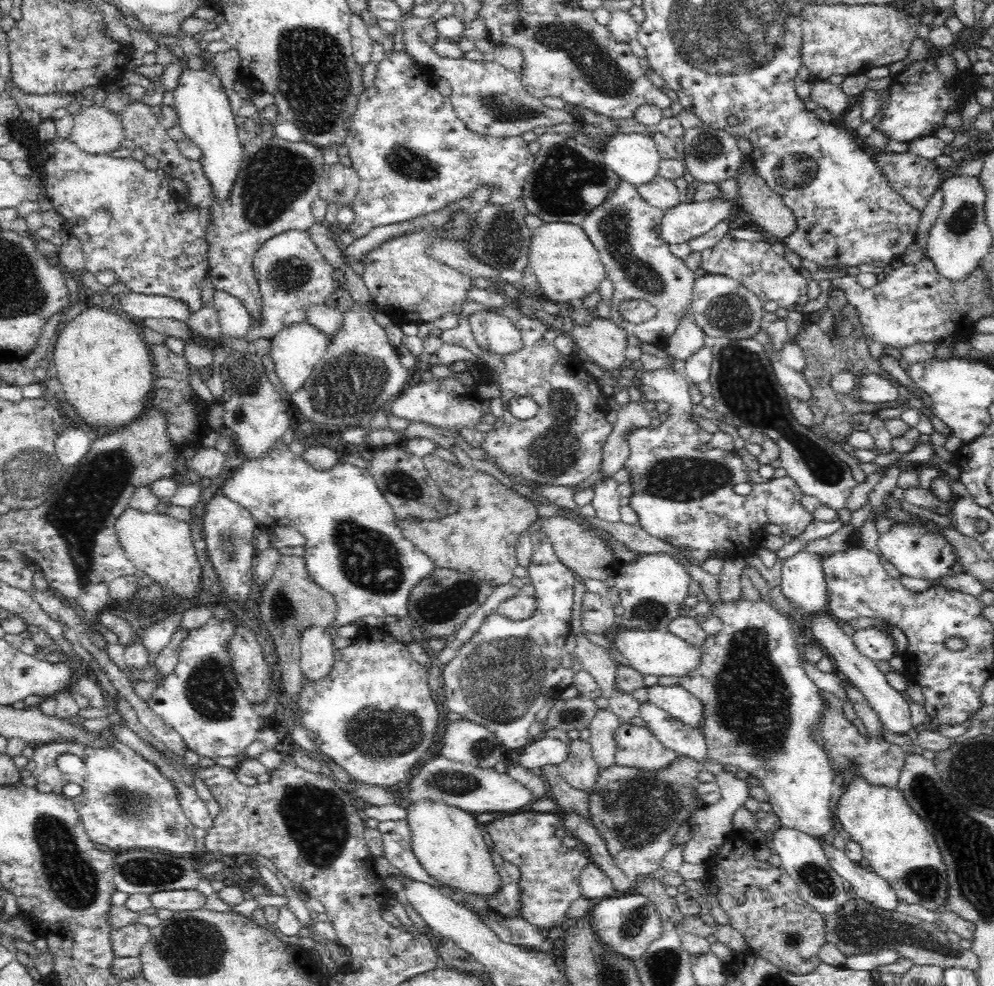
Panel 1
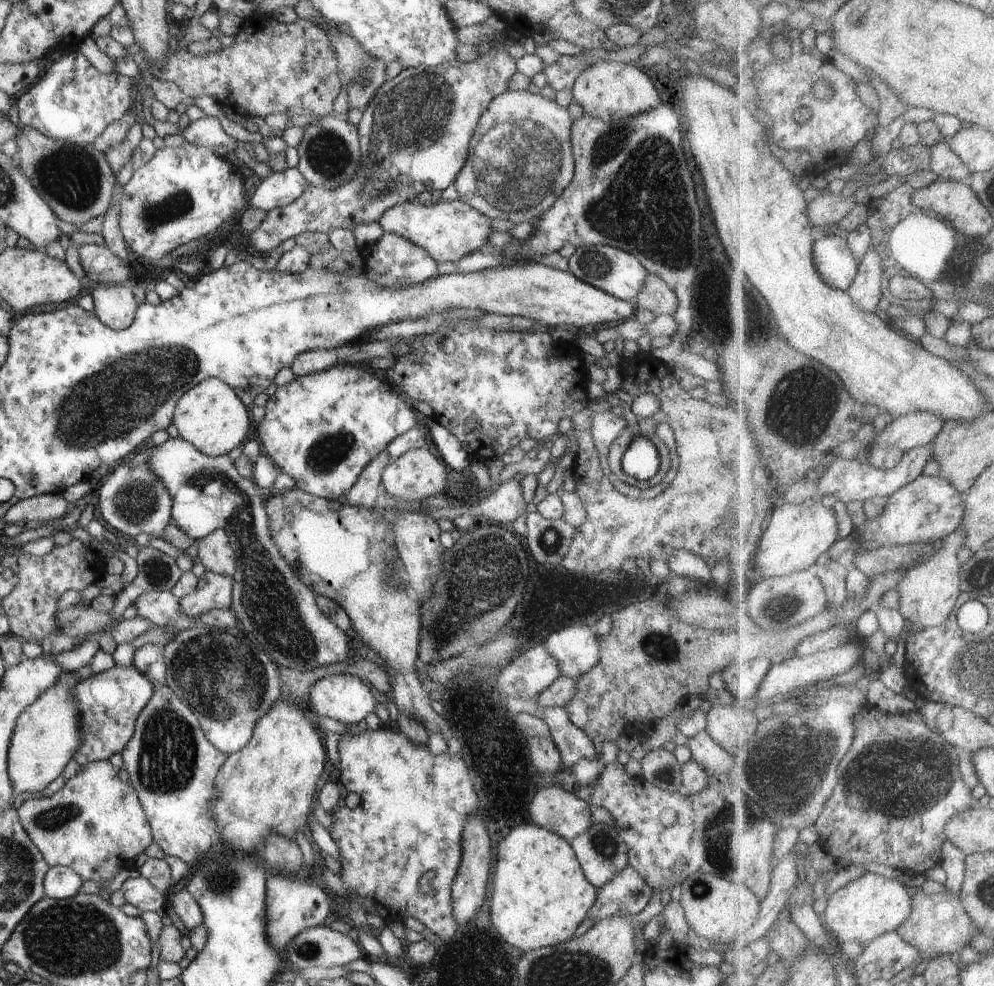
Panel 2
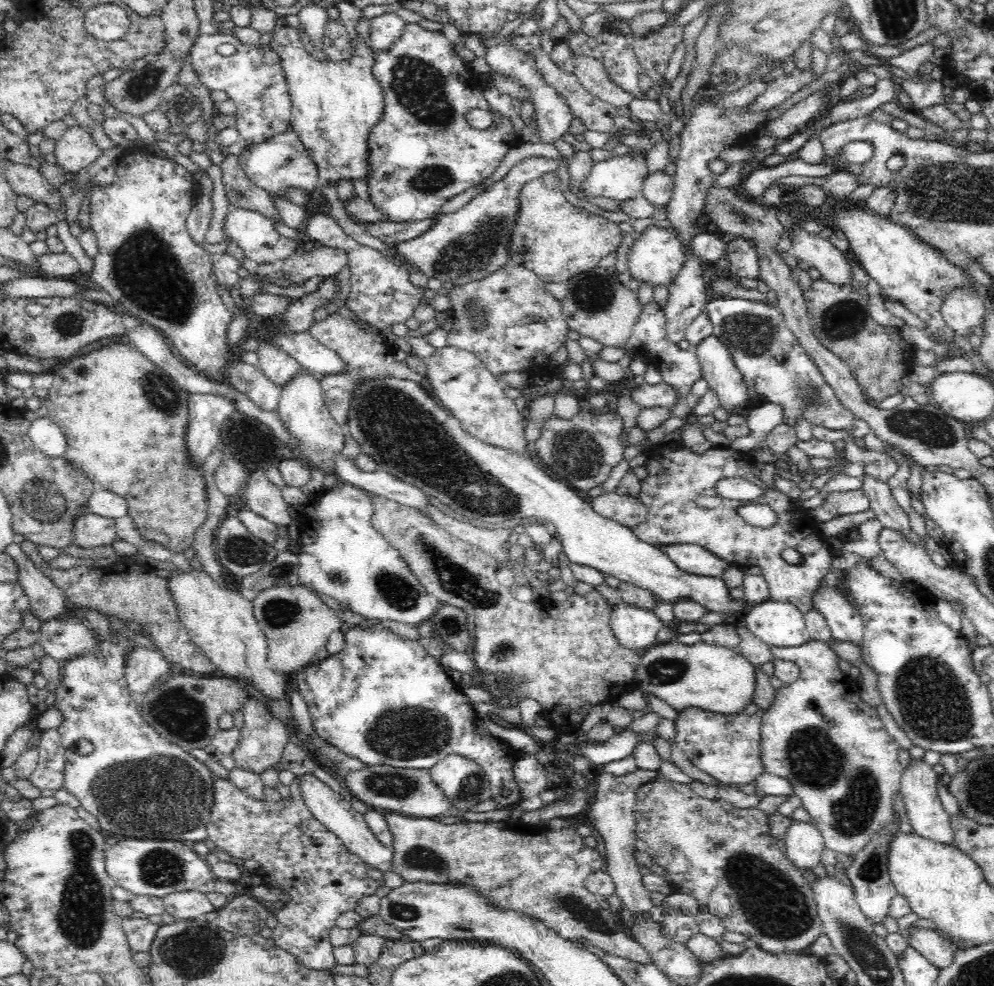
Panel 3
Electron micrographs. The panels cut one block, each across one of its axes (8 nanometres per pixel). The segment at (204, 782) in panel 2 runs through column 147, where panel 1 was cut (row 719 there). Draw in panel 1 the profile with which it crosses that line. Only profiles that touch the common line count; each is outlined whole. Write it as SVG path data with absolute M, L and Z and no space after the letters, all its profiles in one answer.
M744 597L740 598L738 602L722 602L718 608L712 609L710 612L718 616L723 622L723 628L715 635L710 635L706 642L702 644L702 658L700 658L700 666L690 672L688 676L680 678L679 685L682 688L688 690L688 692L694 694L702 701L704 705L704 720L700 724L700 731L704 735L707 752L704 754L704 758L710 757L714 761L722 763L724 766L735 765L741 768L741 771L747 771L750 773L750 777L756 778L759 783L766 789L768 800L772 805L772 811L778 815L779 824L792 830L799 830L812 838L820 838L830 832L832 828L832 822L830 819L830 798L832 798L832 783L834 782L834 769L830 766L829 760L825 750L815 741L811 732L817 727L817 722L820 717L823 717L823 708L825 702L821 697L821 691L816 684L808 678L806 672L801 665L801 656L799 656L799 649L801 646L797 644L797 632L795 632L795 626L790 625L790 622L775 612L775 610L765 601L751 602Z

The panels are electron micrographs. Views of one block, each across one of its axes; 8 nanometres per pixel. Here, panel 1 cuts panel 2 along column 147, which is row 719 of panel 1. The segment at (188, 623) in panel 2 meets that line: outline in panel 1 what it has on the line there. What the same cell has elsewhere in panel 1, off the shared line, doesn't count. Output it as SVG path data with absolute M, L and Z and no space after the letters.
M610 708L599 709L592 719L589 729L592 756L598 768L610 768L615 763L616 739L614 732L621 725L620 719Z

